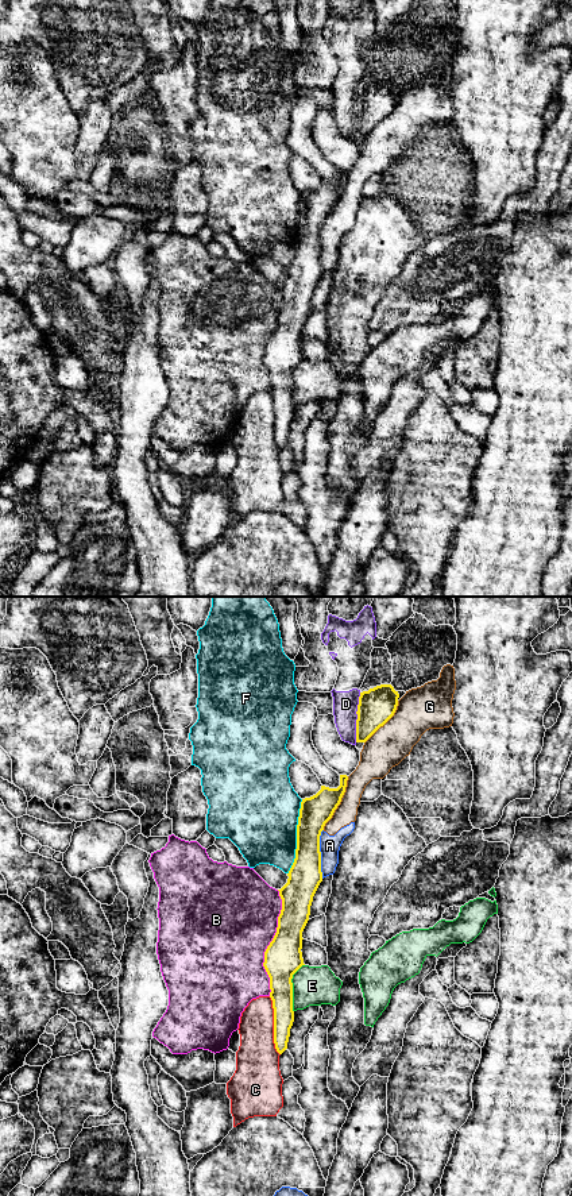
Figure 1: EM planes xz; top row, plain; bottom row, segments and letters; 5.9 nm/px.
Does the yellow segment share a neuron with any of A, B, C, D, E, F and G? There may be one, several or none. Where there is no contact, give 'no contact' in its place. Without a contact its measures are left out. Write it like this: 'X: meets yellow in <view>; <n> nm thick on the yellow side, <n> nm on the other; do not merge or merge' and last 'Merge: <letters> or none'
A: meets yellow in xz; 200 nm thick on the yellow side, 130 nm on the other; do not merge
B: meets yellow in xz; 220 nm thick on the yellow side, 500 nm on the other; do not merge
C: meets yellow in xz; 140 nm thick on the yellow side, 260 nm on the other; do not merge
D: meets yellow in xz; 220 nm thick on the yellow side, 140 nm on the other; do not merge
E: meets yellow in xz; 220 nm thick on the yellow side, 240 nm on the other; do not merge
F: meets yellow in xz; 200 nm thick on the yellow side, 440 nm on the other; do not merge
G: meets yellow in xz; 180 nm thick on the yellow side, 130 nm on the other; do not merge
Merge: none

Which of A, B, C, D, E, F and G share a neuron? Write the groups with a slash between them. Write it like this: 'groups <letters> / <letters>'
groups A G / B / C / D / E / F

